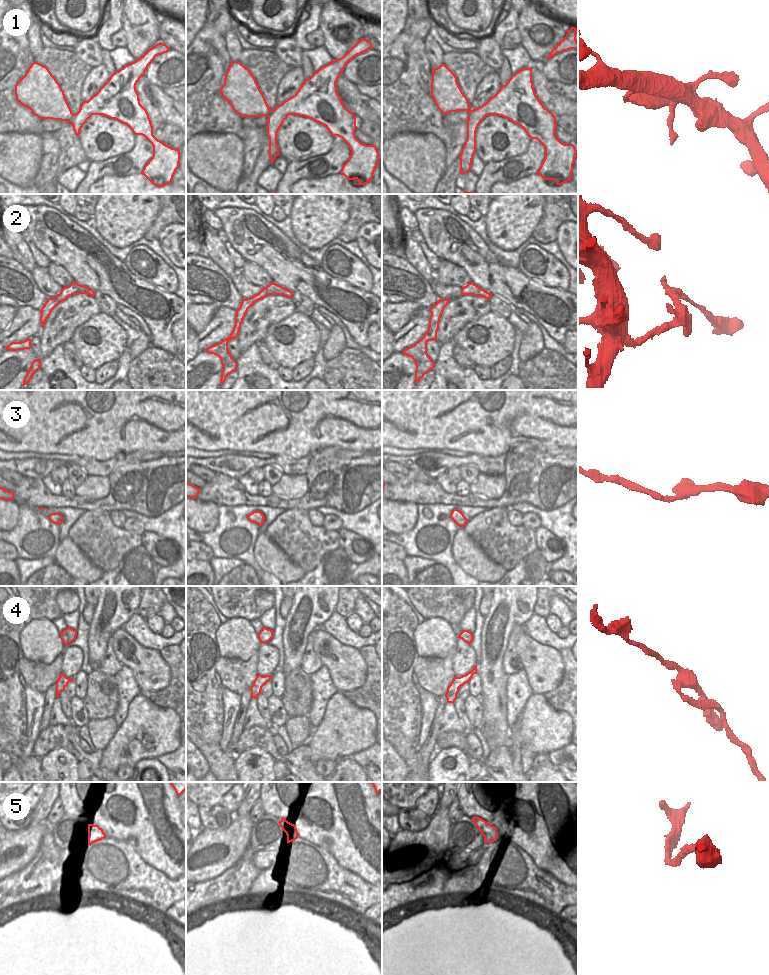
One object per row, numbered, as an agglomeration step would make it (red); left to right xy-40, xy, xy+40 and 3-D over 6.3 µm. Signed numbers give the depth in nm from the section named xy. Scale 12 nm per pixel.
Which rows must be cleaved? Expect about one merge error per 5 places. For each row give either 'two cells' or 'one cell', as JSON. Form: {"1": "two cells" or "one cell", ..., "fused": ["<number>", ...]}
{"1": "one cell", "2": "one cell", "3": "one cell", "4": "two cells", "5": "one cell", "fused": ["4"]}

